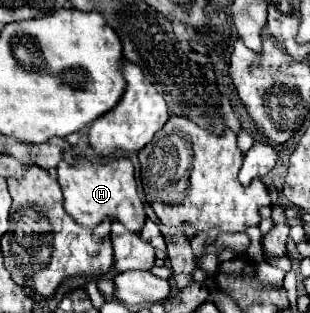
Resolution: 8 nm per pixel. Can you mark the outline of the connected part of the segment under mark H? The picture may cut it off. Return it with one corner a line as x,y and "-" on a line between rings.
77,157
73,163
61,161
57,165
57,179
65,197
65,211
77,219
81,225
95,227
101,219
119,219
129,231
141,231
145,223
143,203
139,199
133,163
127,157
109,159
105,163
91,161
87,157

